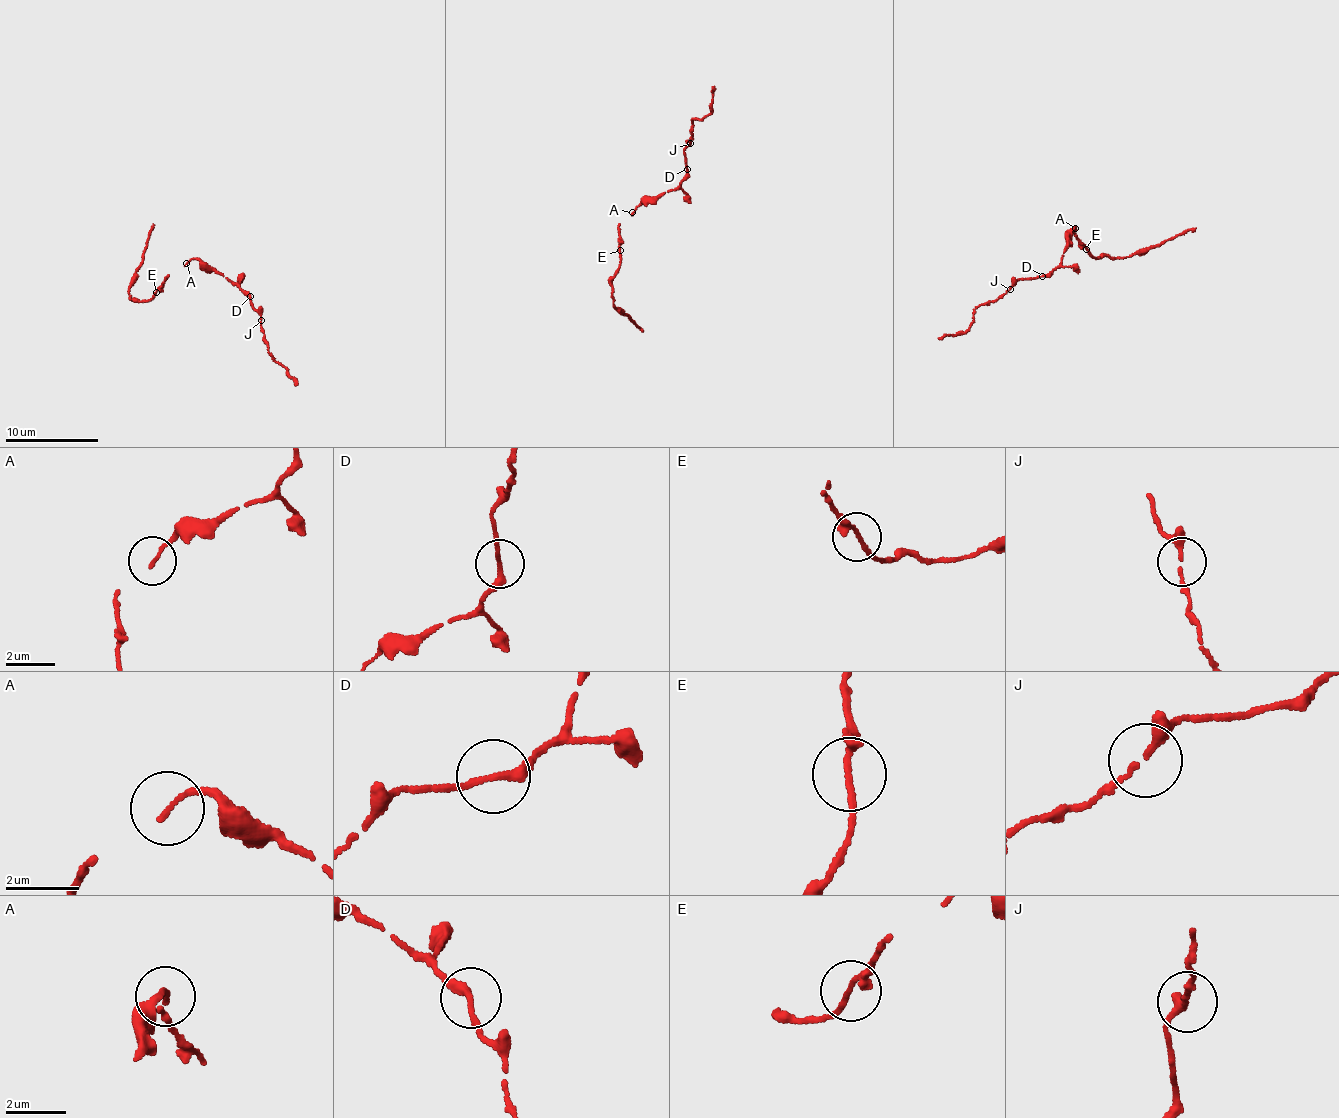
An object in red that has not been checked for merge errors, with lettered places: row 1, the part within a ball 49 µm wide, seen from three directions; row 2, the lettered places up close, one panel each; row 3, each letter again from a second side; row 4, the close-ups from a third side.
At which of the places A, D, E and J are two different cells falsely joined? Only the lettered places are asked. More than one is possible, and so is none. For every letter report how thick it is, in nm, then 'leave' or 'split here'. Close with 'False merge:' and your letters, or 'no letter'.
A: 160 nm | leave
D: 200 nm | leave
E: 150 nm | split here
J: 160 nm | leave
False merge: E

